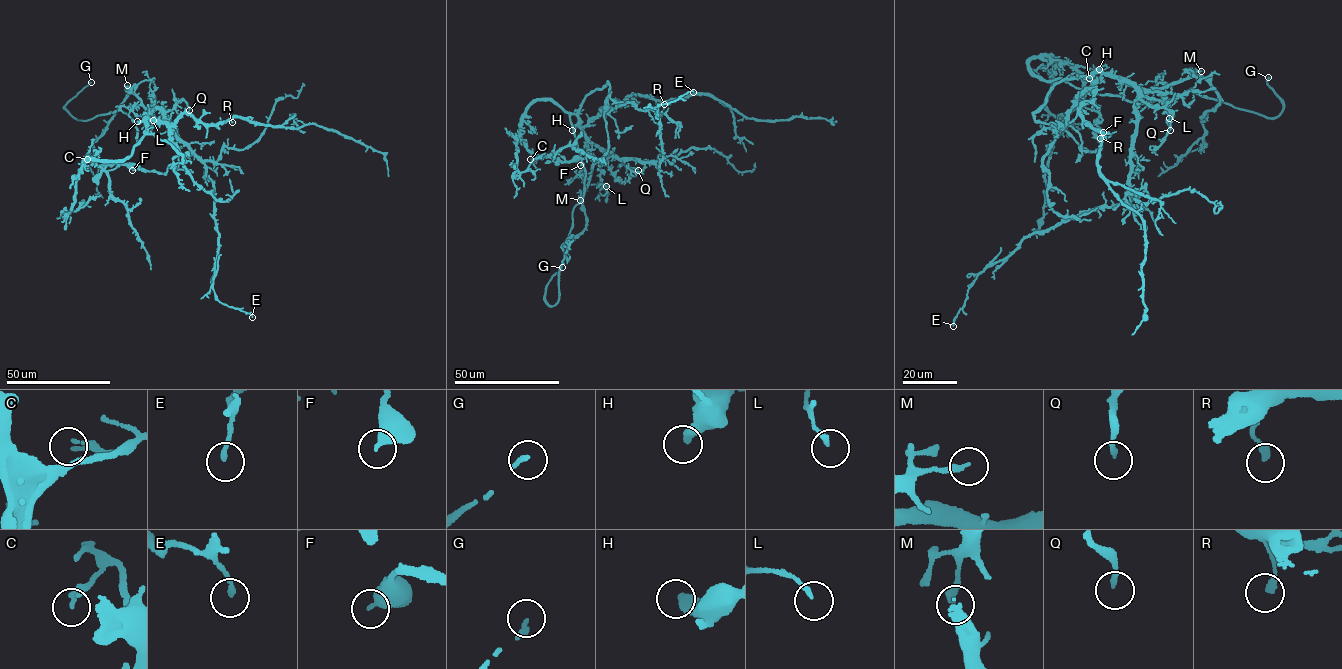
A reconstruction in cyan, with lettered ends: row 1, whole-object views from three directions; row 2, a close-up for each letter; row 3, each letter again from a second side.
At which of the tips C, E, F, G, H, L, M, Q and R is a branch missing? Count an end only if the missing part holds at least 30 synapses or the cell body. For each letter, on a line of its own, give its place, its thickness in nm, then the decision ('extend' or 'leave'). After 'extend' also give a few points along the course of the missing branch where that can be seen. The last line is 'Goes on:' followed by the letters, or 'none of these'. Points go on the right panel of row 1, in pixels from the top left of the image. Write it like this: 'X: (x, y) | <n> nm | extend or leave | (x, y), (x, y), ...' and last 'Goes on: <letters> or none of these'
C: (1089, 78) | 120 nm | leave
E: (953, 326) | 150 nm | leave
F: (1103, 132) | 440 nm | leave
G: (1268, 77) | 160 nm | extend | (1268, 77), (1270, 63), (1265, 64)
H: (1099, 69) | 340 nm | extend | (1099, 69), (1106, 62), (1085, 68), (1070, 65)
L: (1169, 118) | 170 nm | leave
M: (1201, 71) | 280 nm | leave
Q: (1170, 130) | 150 nm | leave
R: (1100, 138) | 240 nm | leave
Goes on: G, H

